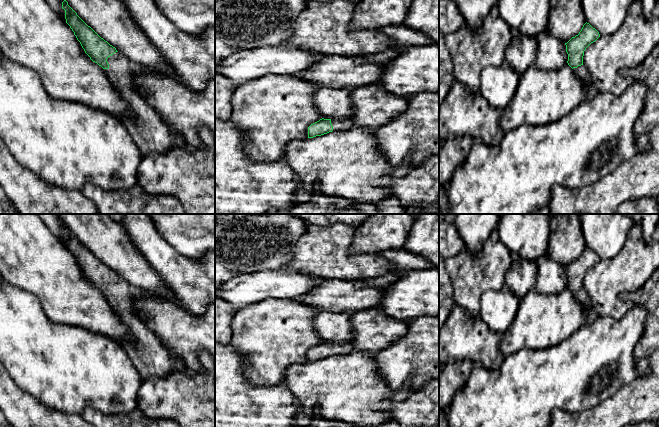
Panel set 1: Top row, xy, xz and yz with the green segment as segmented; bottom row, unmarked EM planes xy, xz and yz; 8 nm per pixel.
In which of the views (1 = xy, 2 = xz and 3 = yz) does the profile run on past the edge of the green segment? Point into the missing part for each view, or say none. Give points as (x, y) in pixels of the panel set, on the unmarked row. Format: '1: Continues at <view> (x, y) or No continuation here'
1: Continues at xy (149, 356)
2: Continues at xz (345, 348)
3: Continues at yz (581, 295)

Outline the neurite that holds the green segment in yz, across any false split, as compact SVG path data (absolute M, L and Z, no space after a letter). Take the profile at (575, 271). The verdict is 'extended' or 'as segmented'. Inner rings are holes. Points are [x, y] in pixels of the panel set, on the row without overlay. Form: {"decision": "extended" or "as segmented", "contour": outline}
{"decision": "extended", "contour": "M585 247L578 259L572 261L566 269L568 278L568 289L573 293L573 296L588 311L586 322L591 322L596 317L593 310L593 305L587 292L583 289L583 280L586 272L600 261L599 256L589 247Z"}

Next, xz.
{"decision": "extended", "contour": "M320 343L308 351L308 362L321 360L332 355L347 355L354 351L352 344L345 343Z"}

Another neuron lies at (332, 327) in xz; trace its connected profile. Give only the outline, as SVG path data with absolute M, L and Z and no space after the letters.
M319 311L313 319L314 329L324 343L345 343L353 337L349 312Z

